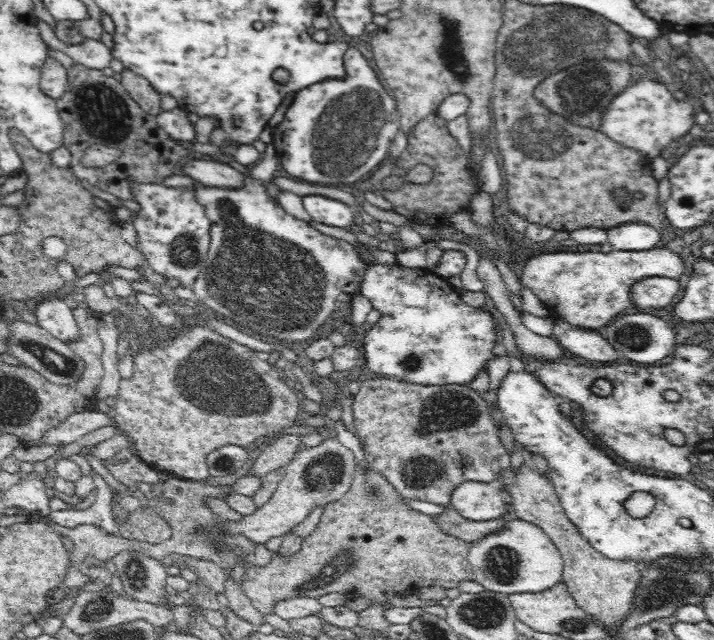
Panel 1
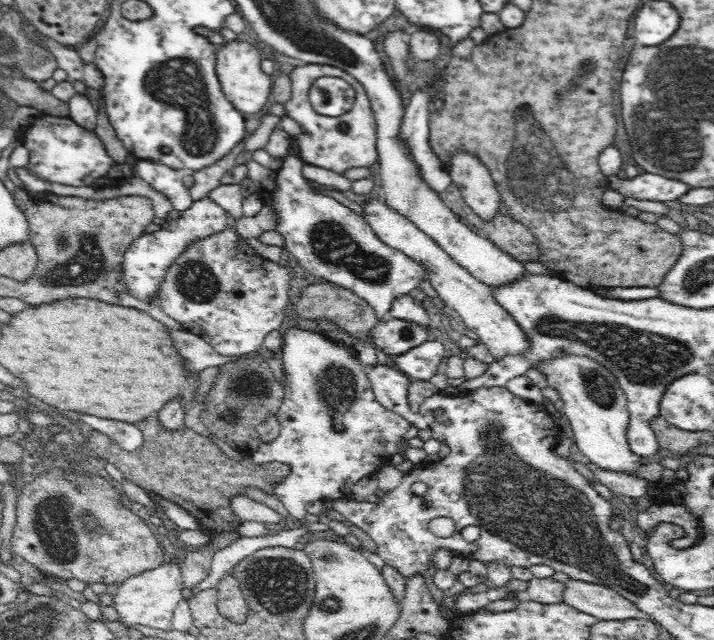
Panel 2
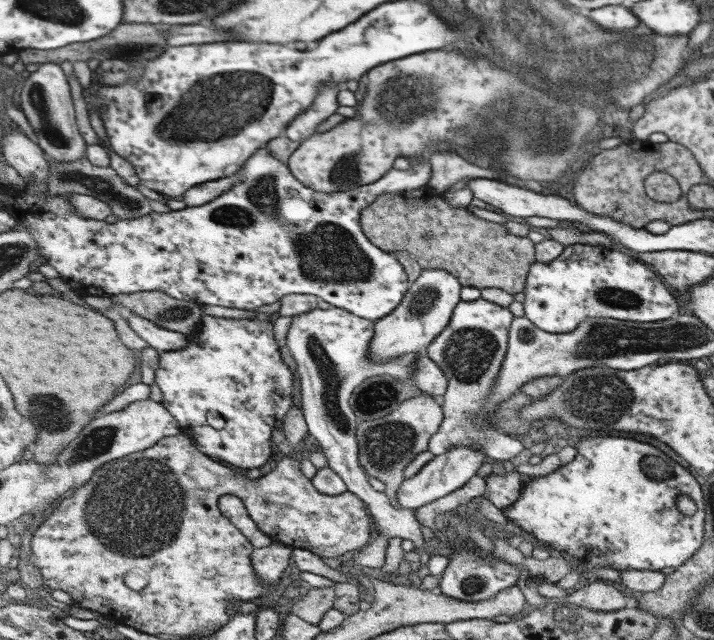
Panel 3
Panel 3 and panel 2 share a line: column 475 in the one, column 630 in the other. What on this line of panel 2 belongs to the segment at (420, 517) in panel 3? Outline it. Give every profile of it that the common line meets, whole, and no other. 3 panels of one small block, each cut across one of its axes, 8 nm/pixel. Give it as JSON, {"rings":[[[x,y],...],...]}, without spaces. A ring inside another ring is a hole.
{"rings":[[[594,464],[587,467],[594,473],[600,483],[607,486],[614,495],[640,498],[646,496],[645,480],[628,474],[614,473],[612,470],[597,468]]]}

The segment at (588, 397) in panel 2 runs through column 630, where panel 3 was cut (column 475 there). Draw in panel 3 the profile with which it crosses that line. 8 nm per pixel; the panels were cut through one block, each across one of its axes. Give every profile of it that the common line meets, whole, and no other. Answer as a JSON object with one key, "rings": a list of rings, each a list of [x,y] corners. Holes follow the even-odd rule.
{"rings":[[[455,446],[446,454],[435,455],[433,460],[425,464],[420,472],[402,482],[401,488],[397,490],[398,504],[402,508],[416,510],[456,492],[476,476],[480,466],[484,464],[484,458],[486,458],[484,451],[473,448],[473,446]]]}

